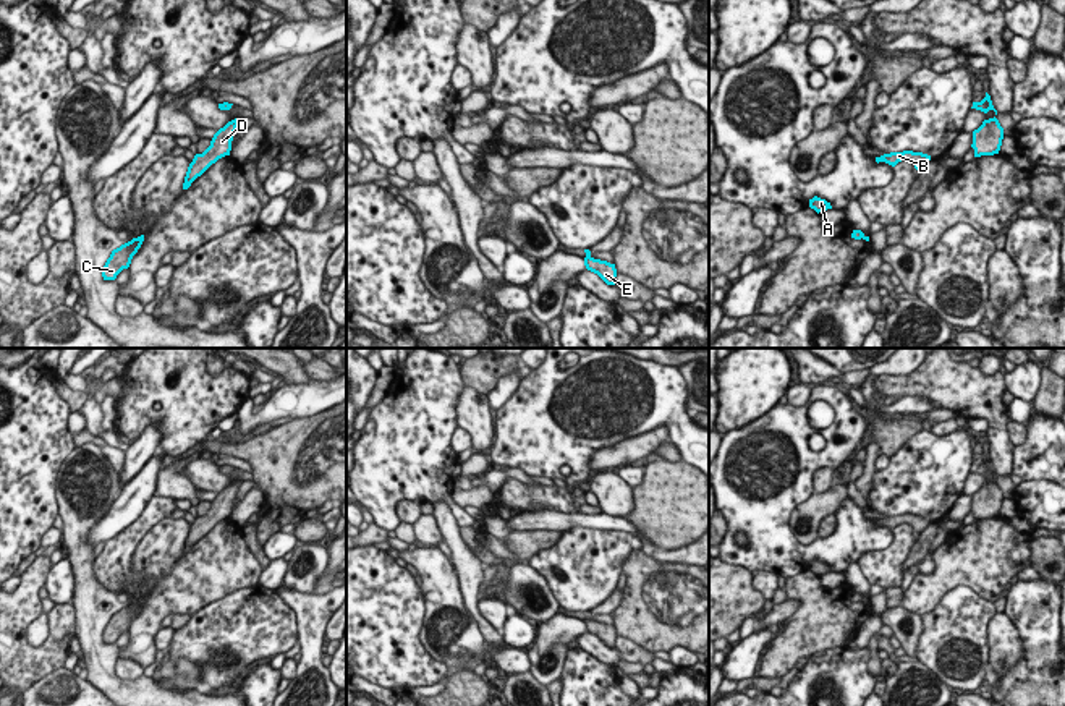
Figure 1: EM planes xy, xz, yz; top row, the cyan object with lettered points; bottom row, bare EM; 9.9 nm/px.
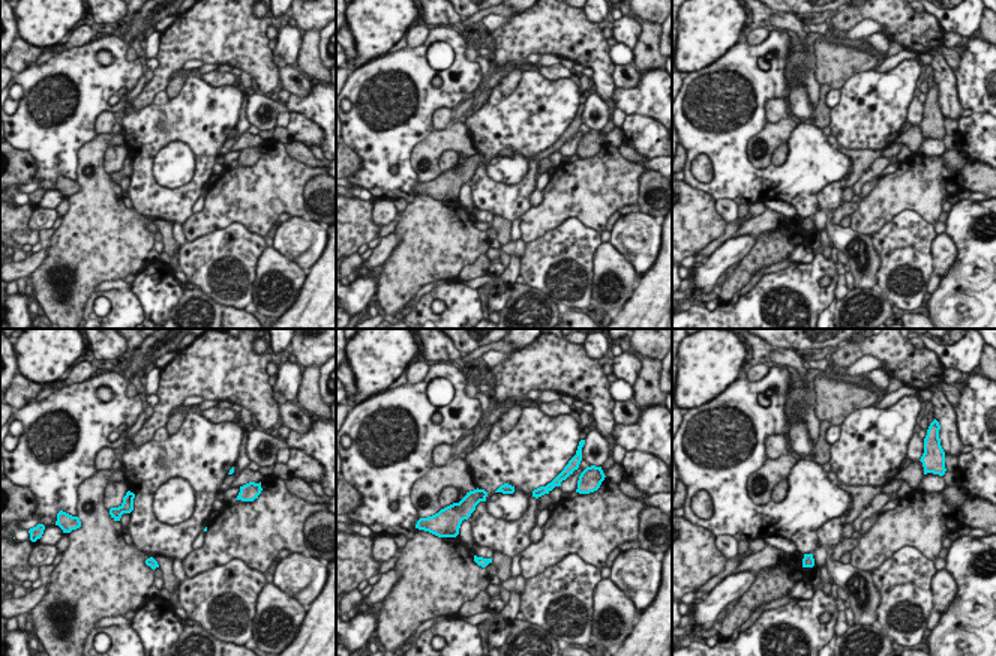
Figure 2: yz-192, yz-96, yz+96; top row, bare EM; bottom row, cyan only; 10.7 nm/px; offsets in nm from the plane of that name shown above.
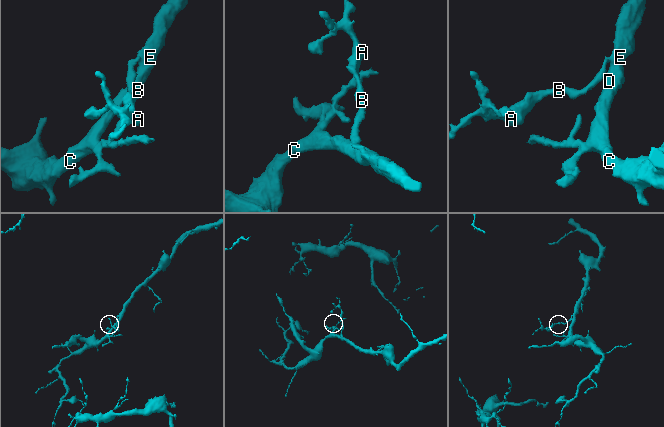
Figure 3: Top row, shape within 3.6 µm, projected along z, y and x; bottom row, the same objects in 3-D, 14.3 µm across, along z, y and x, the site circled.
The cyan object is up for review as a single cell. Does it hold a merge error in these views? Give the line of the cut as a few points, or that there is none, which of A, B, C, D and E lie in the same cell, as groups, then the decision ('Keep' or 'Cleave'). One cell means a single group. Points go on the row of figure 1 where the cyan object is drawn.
No split. Groups: A B C D E. Keep

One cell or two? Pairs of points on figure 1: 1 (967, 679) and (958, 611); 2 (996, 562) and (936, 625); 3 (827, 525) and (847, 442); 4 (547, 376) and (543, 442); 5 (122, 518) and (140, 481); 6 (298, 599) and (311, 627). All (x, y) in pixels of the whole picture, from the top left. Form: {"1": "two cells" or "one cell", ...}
{"1": "one cell", "2": "two cells", "3": "two cells", "4": "one cell", "5": "one cell", "6": "one cell"}

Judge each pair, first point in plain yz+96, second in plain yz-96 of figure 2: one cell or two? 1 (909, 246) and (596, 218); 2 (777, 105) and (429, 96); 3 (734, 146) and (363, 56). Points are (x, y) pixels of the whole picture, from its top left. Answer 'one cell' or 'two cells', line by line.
1: two cells
2: two cells
3: two cells

